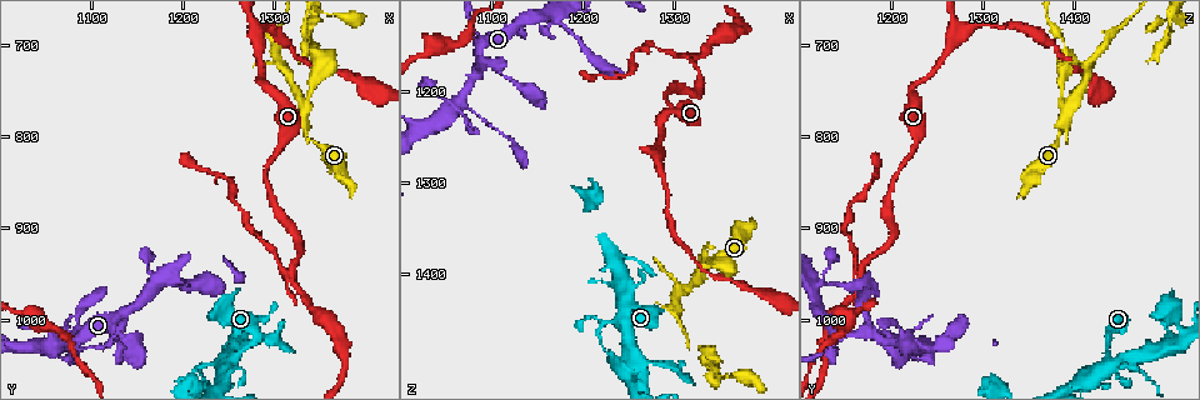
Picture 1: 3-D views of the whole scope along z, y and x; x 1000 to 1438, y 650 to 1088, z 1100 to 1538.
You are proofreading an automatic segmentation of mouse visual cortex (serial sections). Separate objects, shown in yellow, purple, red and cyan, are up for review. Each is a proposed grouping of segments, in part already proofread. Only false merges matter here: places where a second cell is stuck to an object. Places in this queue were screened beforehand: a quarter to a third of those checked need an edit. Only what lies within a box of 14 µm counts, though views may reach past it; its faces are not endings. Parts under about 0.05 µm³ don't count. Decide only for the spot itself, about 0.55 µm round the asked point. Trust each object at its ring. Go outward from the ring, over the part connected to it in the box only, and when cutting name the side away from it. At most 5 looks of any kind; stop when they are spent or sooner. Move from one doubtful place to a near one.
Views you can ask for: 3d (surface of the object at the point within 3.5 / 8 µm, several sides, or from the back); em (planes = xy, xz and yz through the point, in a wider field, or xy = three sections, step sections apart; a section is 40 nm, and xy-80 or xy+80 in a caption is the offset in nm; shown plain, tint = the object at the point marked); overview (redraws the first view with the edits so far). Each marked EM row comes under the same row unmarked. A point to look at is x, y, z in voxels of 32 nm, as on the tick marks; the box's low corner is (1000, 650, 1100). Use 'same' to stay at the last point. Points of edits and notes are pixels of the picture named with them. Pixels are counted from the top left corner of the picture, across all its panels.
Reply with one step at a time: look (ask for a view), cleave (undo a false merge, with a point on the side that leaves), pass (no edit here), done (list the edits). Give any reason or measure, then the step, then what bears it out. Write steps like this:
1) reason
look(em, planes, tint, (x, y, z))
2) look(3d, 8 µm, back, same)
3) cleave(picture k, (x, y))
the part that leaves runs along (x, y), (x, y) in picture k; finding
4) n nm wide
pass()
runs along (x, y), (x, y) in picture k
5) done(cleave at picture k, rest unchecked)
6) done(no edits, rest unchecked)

small branch off a trunk
look(3d, 3.5 µm, (1255, 1050, 1440))

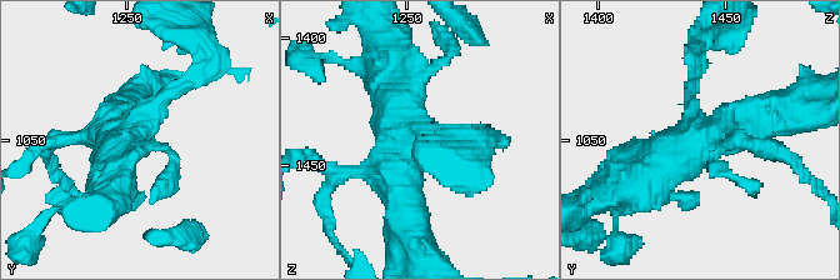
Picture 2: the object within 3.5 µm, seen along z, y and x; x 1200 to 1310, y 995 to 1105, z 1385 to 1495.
pass()
runs along (475, 131), (403, 141), (406, 205) in picture 2; continuous, no second cell

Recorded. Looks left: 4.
look(3d, 8 µm, (1330, 770, 1395))

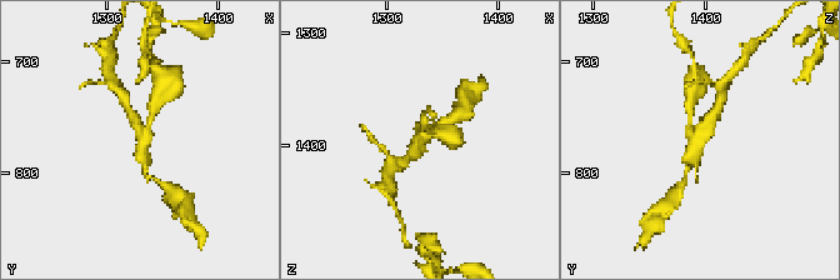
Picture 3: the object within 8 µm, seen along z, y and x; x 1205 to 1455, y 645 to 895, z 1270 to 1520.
look(3d, 3.5 µm, (1332, 770, 1394))

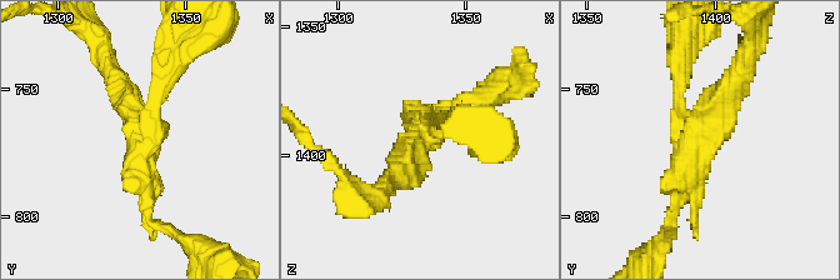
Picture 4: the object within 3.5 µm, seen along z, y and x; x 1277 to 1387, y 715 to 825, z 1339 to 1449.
3 arms; arms of 150, 150, 300 nm; need the tissue
look(em, xy, step 1, tint, (1335, 772, 1393))

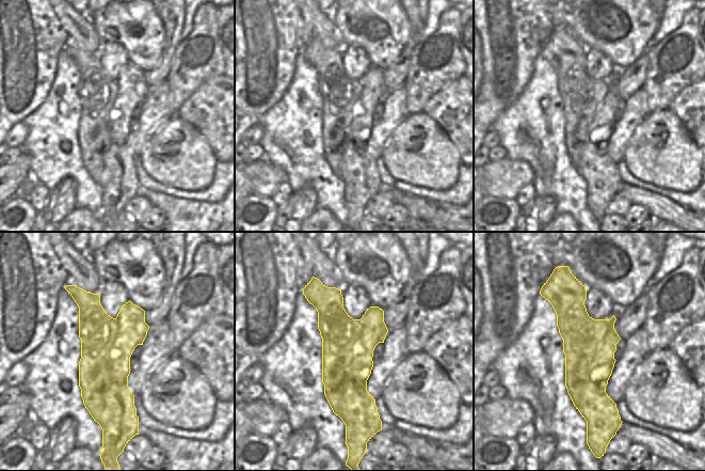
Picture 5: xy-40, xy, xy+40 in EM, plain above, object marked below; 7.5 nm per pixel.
cleave(picture 4, (680, 80))
the part that leaves runs along (144, 149), (155, 88), (175, 49) in picture 4; two cells meet here

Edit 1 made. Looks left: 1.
done(cleave at picture 4, rest unchecked)

